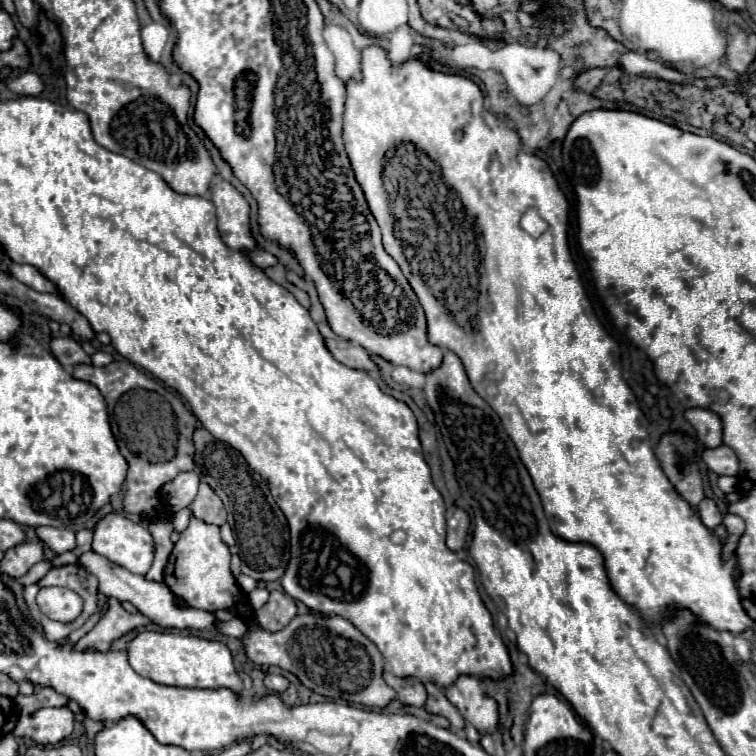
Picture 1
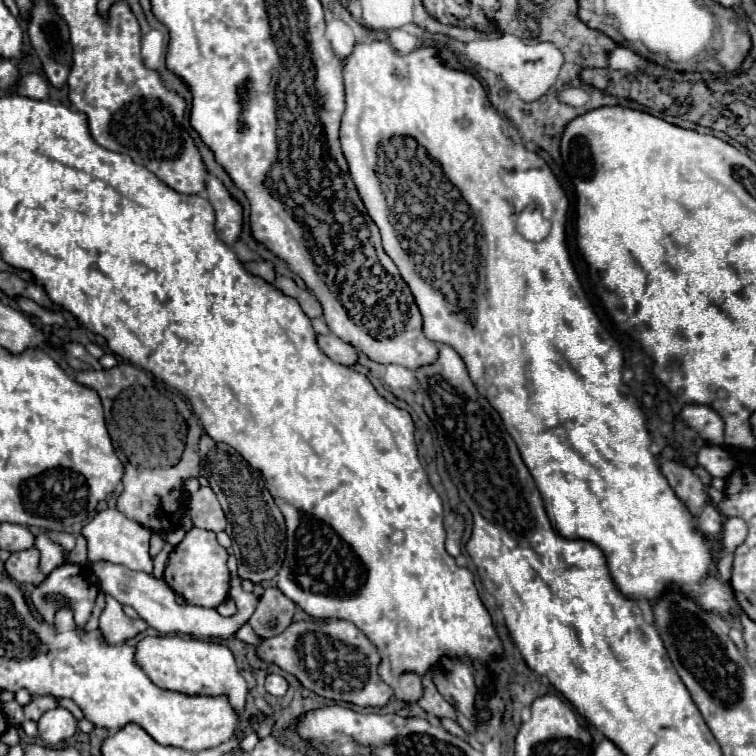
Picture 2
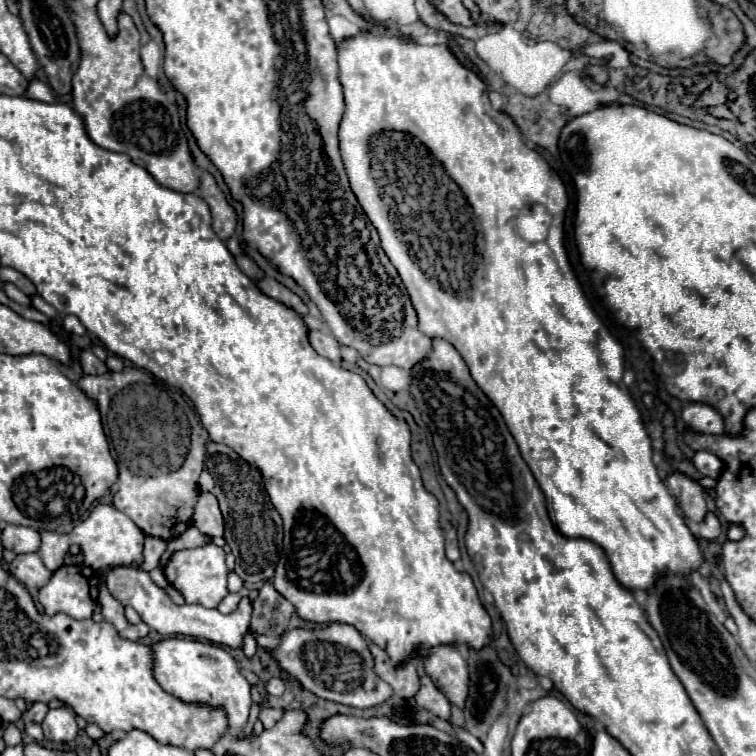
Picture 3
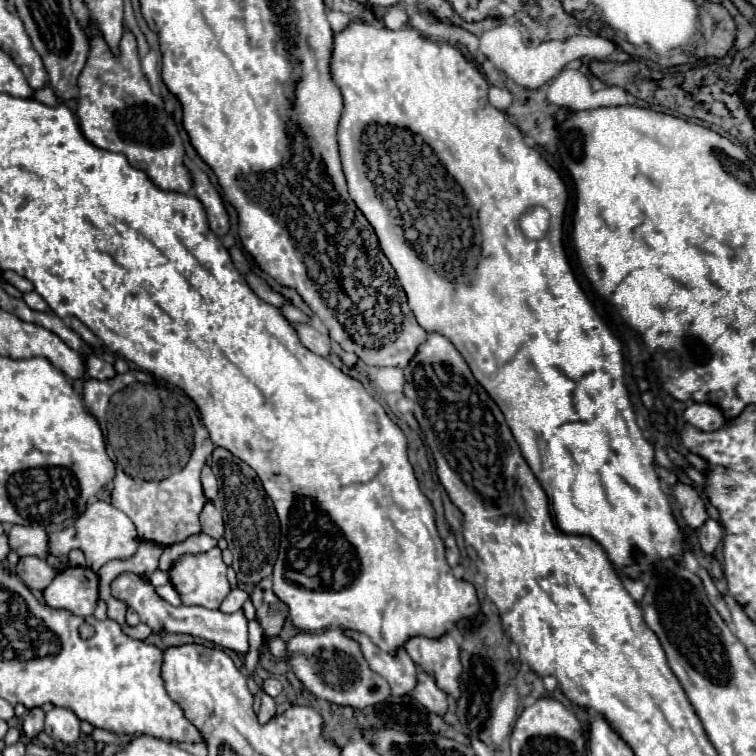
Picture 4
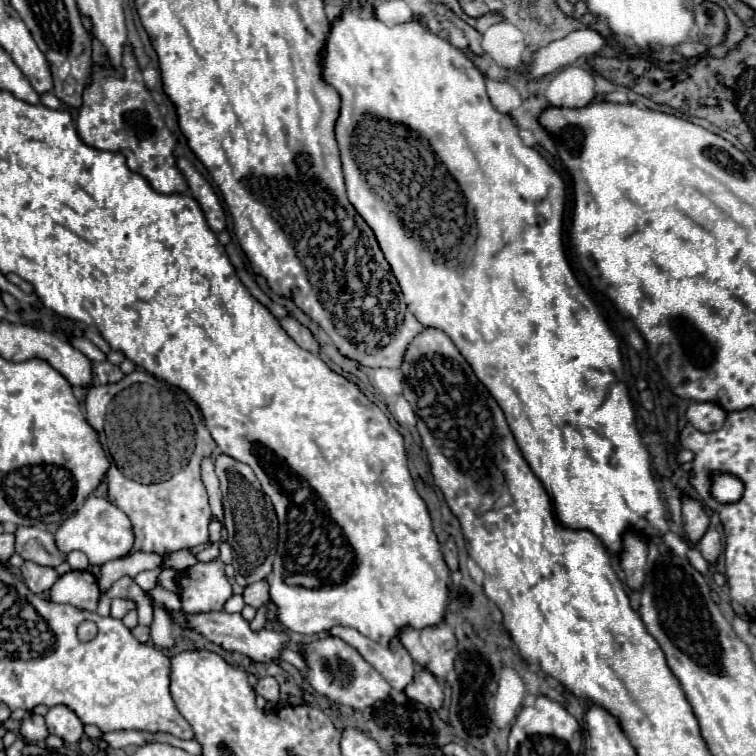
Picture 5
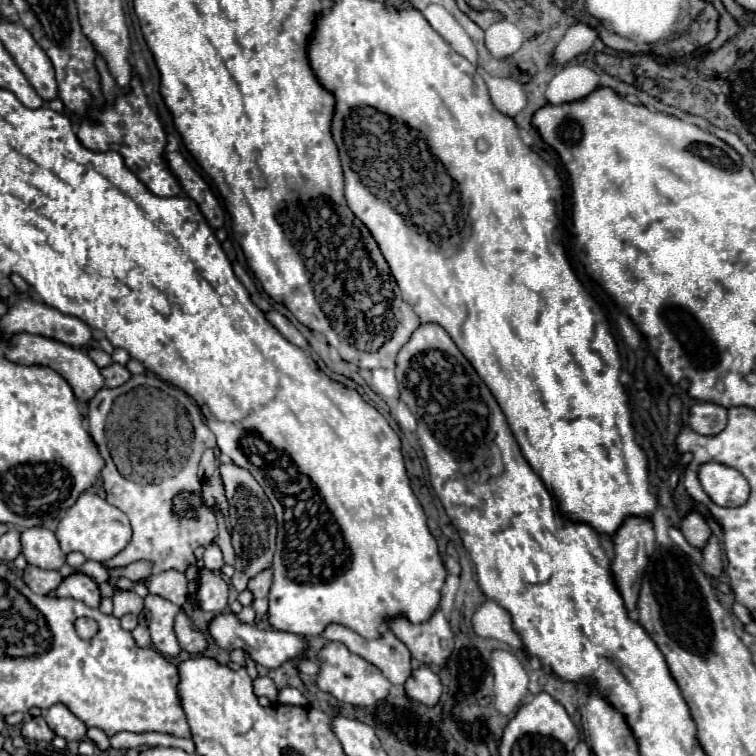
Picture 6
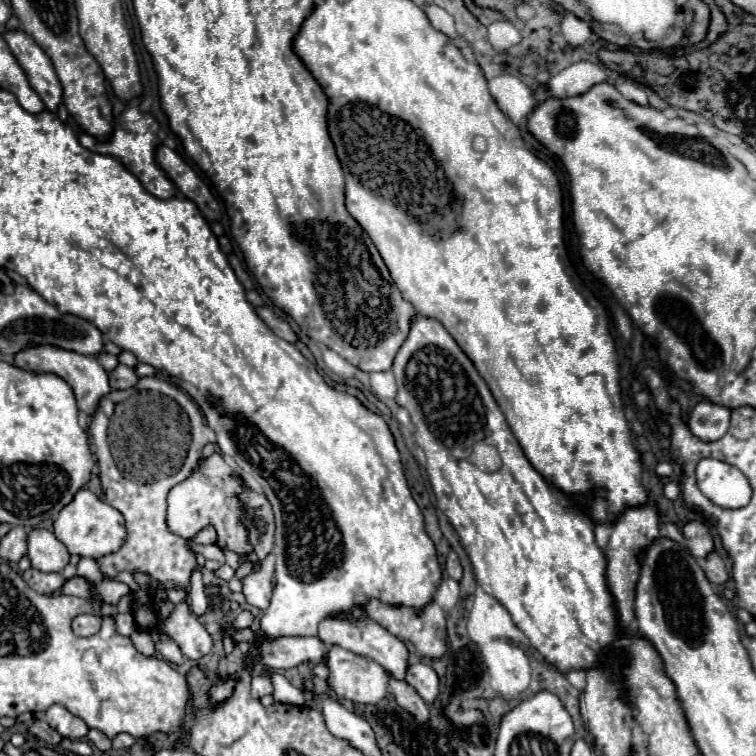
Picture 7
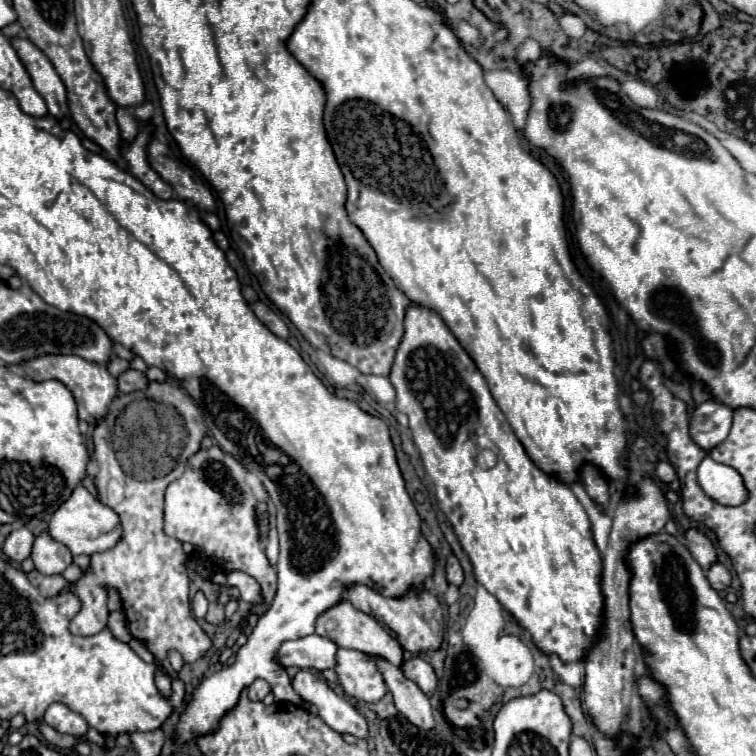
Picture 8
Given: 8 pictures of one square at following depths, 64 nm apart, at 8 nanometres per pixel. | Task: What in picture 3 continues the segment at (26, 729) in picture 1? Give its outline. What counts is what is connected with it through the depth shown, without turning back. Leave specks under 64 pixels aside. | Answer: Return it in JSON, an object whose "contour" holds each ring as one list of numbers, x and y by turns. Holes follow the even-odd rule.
{"contour":[[66,706,48,710,42,722,42,730,44,730,44,736,52,742,72,742,78,734,76,714]]}

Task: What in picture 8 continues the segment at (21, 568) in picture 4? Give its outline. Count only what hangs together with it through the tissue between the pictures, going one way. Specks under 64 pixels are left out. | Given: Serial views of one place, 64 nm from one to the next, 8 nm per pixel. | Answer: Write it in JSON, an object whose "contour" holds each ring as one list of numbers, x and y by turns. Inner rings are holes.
{"contour":[[34,570,34,572,30,572,30,578,34,578,34,582,40,582,40,584,38,584,38,590,40,590,40,594,46,596,46,598,58,596,58,594,68,586,68,582,62,578,62,575,47,576]]}

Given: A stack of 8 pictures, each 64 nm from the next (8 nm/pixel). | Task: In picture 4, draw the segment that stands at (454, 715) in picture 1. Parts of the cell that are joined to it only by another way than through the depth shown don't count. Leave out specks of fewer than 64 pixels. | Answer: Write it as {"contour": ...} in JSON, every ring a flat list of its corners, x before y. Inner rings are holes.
{"contour":[[420,672,418,674,418,684,416,688,410,692,410,696,420,702,426,710,430,712,436,712,436,714,444,714,446,708,448,708,448,702,446,702,446,692,442,688,438,688,436,680,426,674,426,672]]}

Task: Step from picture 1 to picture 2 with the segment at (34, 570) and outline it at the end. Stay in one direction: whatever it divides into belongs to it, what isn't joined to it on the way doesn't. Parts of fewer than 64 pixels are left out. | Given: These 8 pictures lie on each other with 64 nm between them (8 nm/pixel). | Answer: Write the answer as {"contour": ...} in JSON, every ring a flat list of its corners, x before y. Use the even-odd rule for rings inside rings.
{"contour":[[44,532,36,536,36,548,42,554,42,558,40,558,40,570,44,574,50,574,54,568,58,568,64,562,64,554,66,554,64,548,58,542,50,540]]}

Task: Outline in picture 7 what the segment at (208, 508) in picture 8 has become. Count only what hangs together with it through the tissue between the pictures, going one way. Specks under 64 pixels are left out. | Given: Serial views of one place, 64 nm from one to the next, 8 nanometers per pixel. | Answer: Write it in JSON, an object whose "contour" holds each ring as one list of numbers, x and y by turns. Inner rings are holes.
{"contour":[[214,452,208,458,200,458,196,470,176,484,168,494,168,528,172,534,178,534,186,540,192,540,206,526,216,528,216,546,220,550,232,550,240,560,250,560,254,572,260,570,262,560,256,556,254,546,248,540,248,528,244,526,244,502,238,498,244,492,244,482,232,466,226,464,220,452]]}

